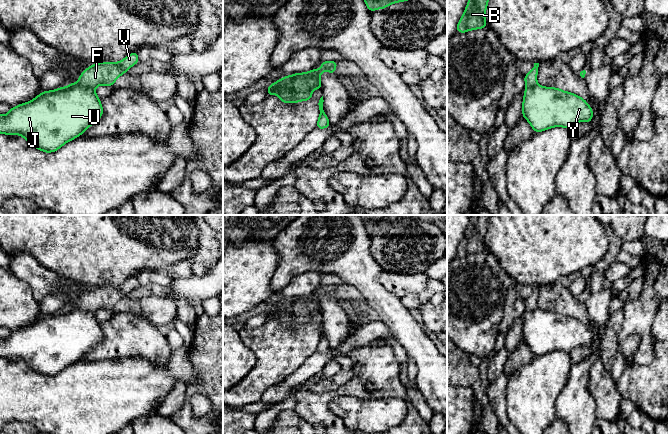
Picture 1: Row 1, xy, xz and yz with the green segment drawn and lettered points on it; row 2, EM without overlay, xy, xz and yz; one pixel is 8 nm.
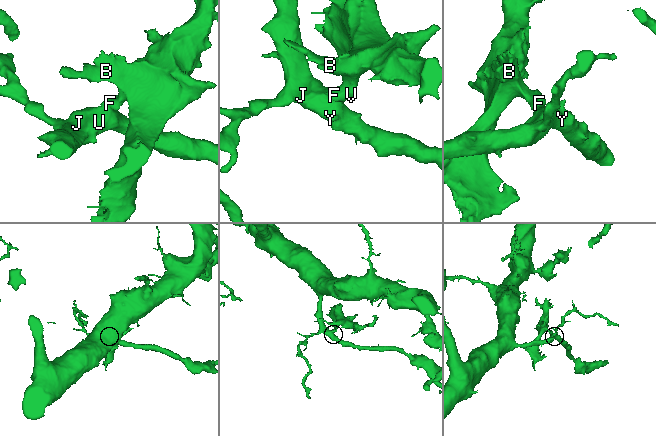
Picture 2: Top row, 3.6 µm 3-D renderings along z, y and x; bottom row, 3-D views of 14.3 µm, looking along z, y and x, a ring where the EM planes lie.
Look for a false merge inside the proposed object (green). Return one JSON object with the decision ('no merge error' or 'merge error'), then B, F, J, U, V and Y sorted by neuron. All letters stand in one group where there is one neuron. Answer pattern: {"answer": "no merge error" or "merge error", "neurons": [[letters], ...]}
{"answer": "merge error", "neurons": [["B", "F", "V"], ["J", "U", "Y"]]}

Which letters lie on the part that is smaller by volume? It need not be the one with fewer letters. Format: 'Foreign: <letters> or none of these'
Foreign: B, F, V

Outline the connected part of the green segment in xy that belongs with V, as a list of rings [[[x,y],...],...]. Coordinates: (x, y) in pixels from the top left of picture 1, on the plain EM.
[[[137,276],[127,279],[120,286],[100,286],[82,295],[77,307],[92,313],[100,309],[113,310],[129,292],[139,286]]]

